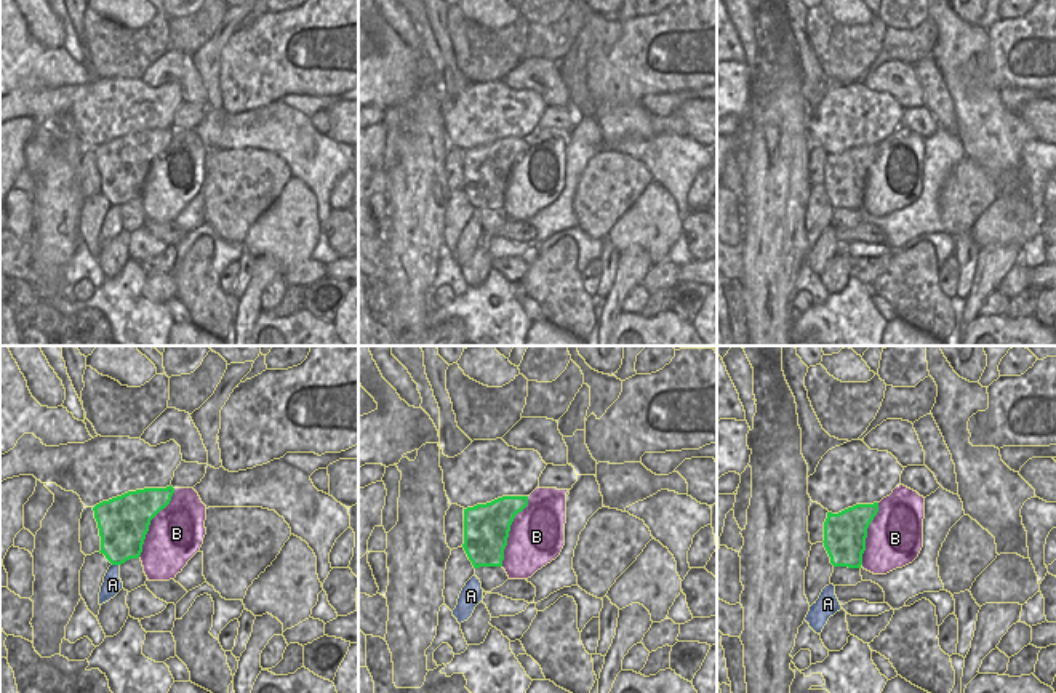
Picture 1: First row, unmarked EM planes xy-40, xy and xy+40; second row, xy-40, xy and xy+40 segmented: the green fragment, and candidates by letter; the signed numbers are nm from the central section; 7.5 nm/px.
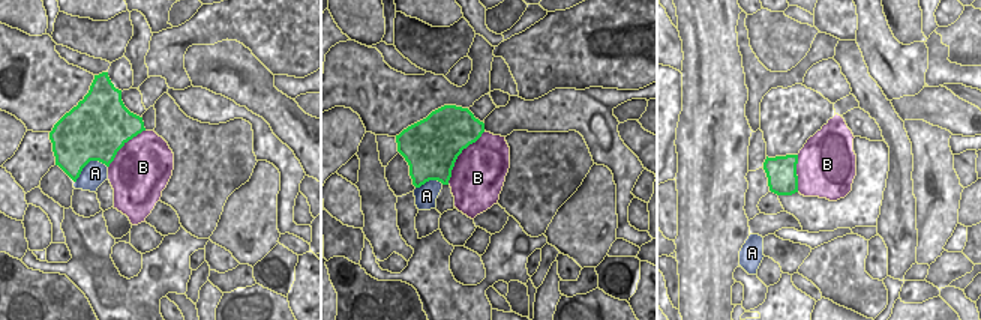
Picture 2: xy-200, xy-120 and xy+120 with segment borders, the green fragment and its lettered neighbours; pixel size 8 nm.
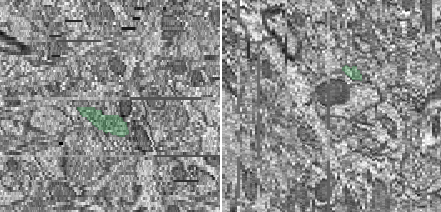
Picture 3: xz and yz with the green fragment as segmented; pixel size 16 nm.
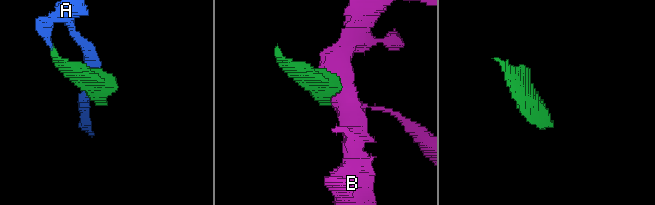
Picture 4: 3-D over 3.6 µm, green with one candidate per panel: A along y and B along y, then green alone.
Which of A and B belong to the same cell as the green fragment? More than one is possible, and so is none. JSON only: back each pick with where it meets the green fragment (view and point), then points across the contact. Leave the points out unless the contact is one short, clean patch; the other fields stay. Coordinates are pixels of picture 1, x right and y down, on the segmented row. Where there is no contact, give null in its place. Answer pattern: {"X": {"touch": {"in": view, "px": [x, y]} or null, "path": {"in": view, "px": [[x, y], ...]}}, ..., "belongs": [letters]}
{"A": {"touch": {"in": "xy-40", "px": [116, 564]}}, "belongs": ["A"]}

